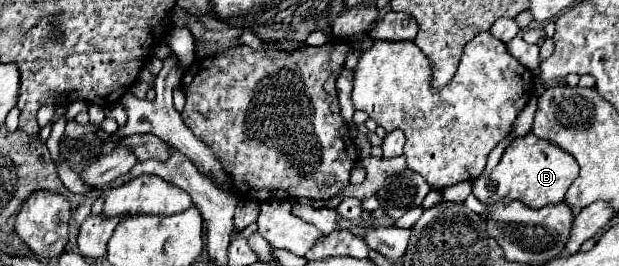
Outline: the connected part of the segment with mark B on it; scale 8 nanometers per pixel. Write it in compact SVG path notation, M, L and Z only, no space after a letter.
M528 133L512 141L502 161L492 171L482 173L472 181L472 193L482 203L500 201L508 205L512 201L522 201L532 209L540 209L548 203L564 201L564 195L576 177L578 177L578 163L570 153L562 151L560 147L556 147L546 139L538 139L534 133Z

